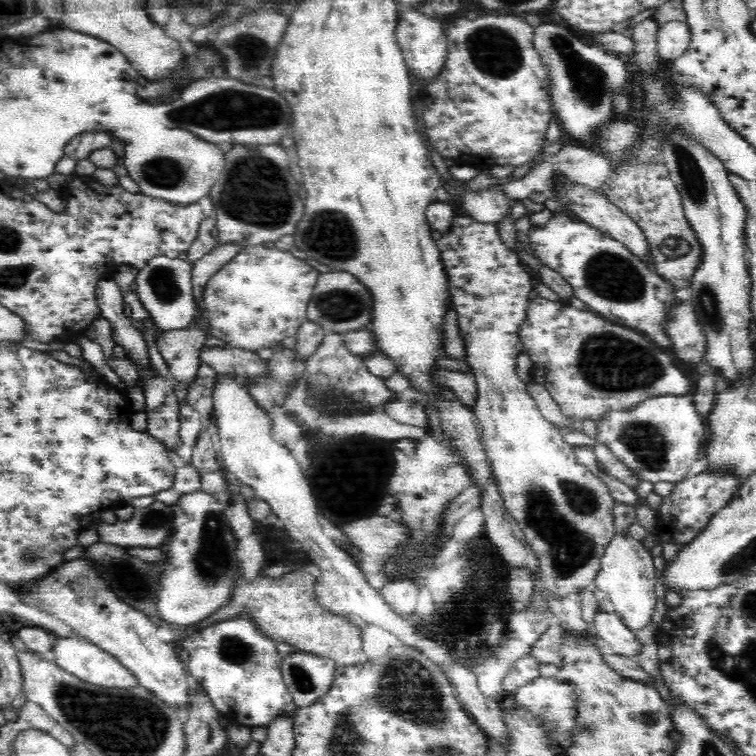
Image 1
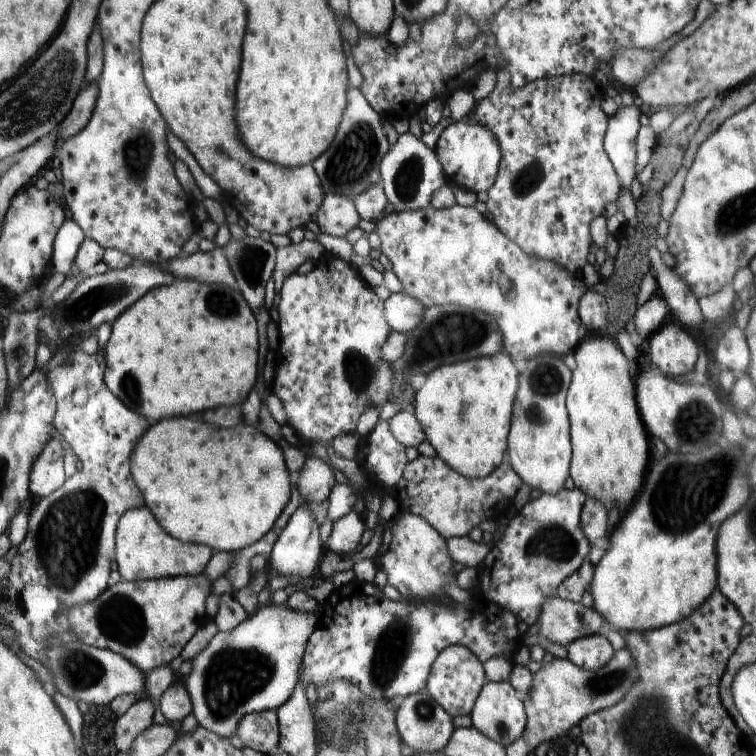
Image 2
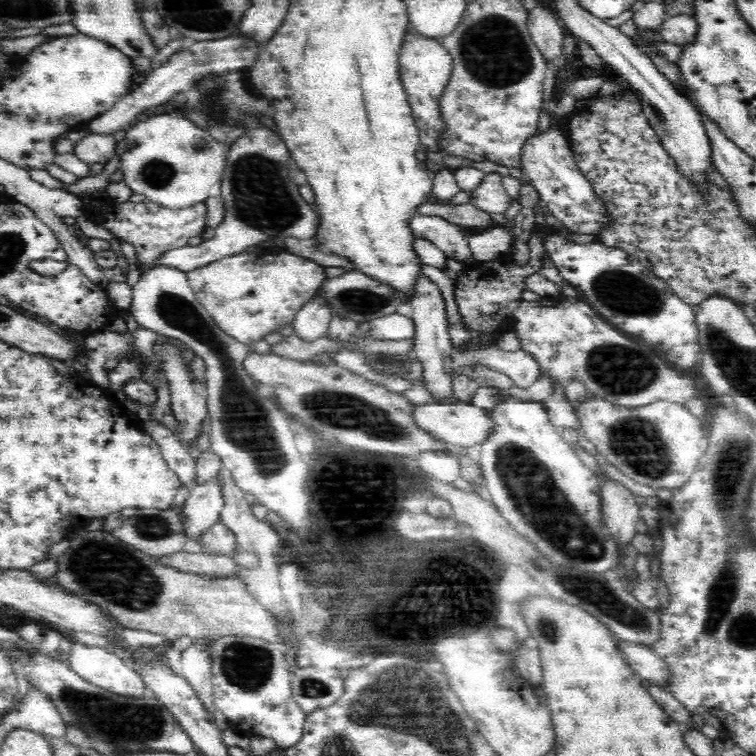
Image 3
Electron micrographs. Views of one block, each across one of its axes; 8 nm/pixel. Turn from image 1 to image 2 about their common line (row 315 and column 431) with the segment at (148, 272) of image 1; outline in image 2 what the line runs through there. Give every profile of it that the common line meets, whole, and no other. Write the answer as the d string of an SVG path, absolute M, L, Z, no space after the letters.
M415 129L398 136L396 144L383 157L379 170L380 186L389 201L389 207L396 211L427 208L435 193L448 182L440 157L422 142L420 133Z

